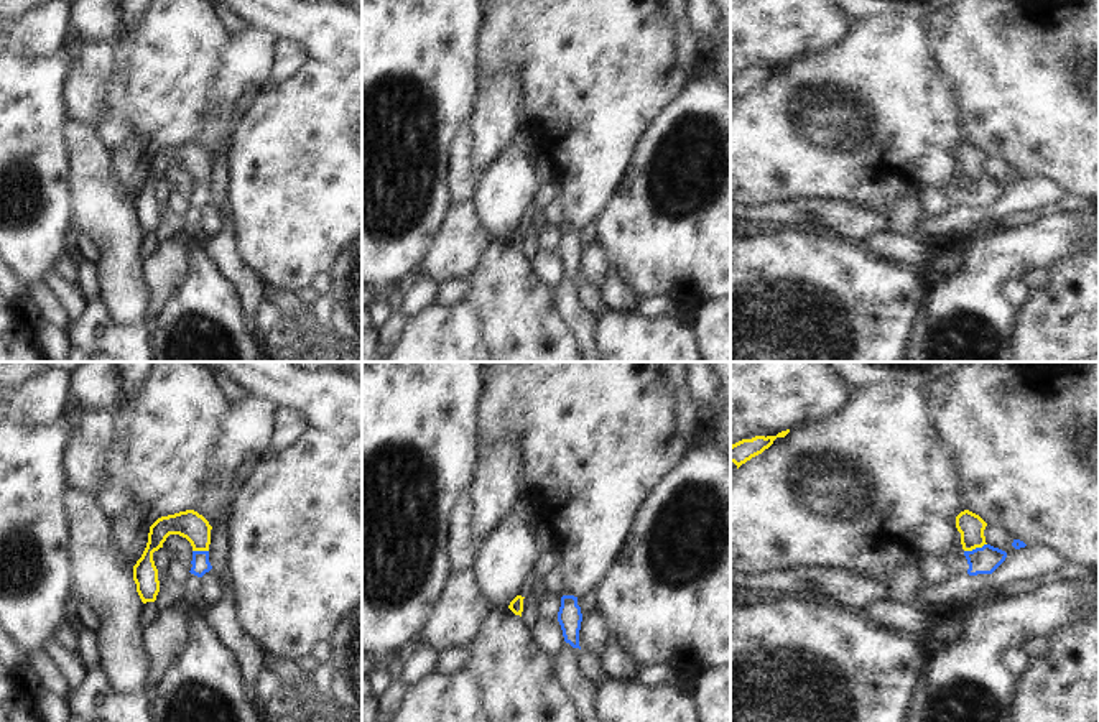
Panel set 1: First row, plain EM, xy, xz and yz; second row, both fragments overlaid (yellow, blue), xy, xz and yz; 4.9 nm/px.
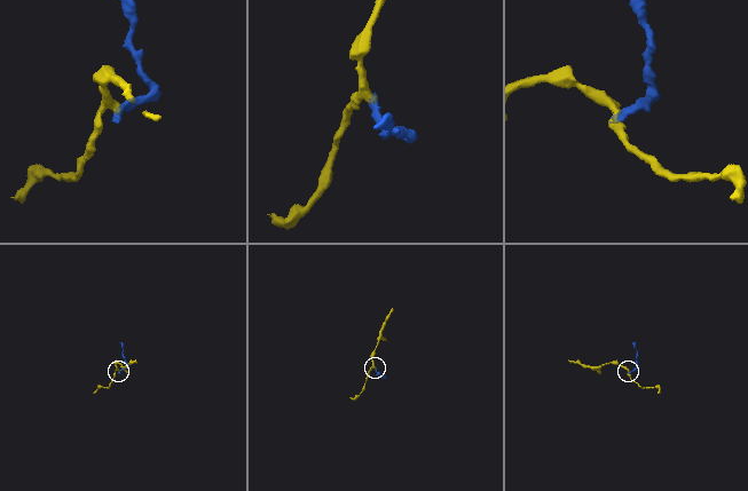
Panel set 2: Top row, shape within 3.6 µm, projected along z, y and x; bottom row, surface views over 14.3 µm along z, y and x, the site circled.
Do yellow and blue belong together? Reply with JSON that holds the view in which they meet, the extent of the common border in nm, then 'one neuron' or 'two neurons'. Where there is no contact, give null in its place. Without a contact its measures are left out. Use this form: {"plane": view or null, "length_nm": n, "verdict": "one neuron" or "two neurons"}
{"plane": "yz", "length_nm": 120, "verdict": "one neuron"}

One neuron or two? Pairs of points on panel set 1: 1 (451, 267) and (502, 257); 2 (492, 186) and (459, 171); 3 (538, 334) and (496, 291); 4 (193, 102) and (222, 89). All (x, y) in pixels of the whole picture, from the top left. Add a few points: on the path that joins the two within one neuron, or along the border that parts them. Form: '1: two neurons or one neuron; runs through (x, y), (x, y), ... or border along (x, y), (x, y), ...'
1: two neurons; border along (492, 240), (464, 278)
2: two neurons; border along (481, 173), (469, 196)
3: one neuron; runs through (528, 324), (505, 301)
4: two neurons; border along (222, 60), (199, 134)

